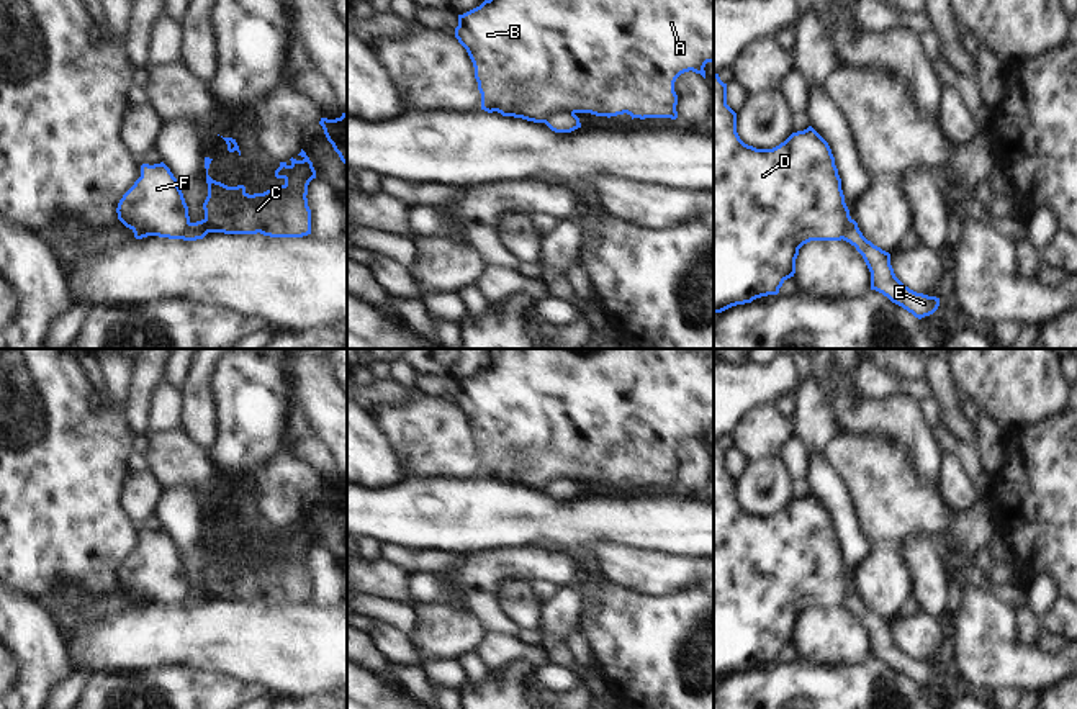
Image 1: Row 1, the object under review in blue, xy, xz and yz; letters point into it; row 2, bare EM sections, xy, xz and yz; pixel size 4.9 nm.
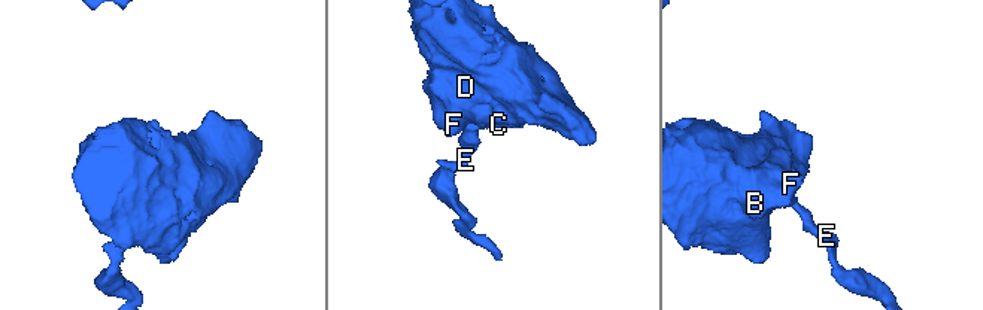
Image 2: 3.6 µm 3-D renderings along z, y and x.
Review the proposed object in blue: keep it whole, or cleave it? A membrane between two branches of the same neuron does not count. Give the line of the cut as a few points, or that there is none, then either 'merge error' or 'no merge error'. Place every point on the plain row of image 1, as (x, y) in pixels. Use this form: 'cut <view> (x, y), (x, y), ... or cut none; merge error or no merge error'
cut xy (210, 598), (197, 588), (180, 605); merge error

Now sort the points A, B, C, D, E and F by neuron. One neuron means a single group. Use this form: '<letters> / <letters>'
A B C D F / E

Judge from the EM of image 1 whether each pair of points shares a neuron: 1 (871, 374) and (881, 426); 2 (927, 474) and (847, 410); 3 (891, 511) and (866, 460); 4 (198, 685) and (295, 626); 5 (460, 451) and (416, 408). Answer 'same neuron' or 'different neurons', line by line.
1: different neurons
2: same neuron
3: same neuron
4: different neurons
5: same neuron

